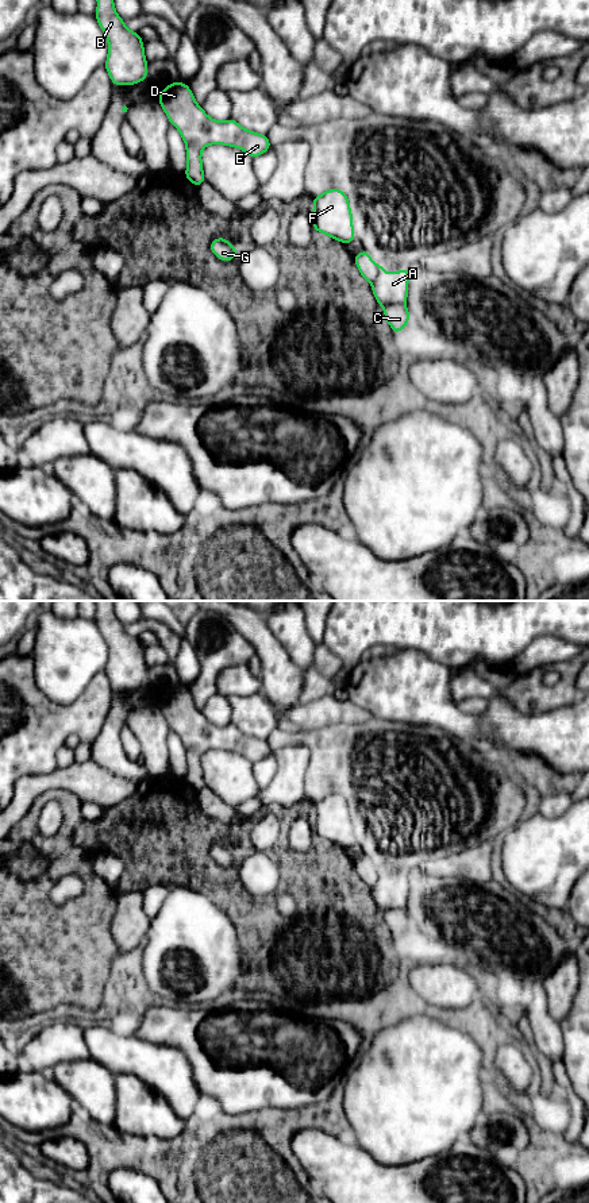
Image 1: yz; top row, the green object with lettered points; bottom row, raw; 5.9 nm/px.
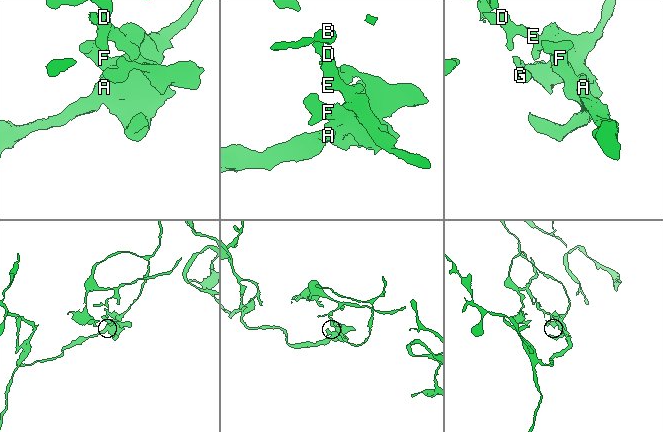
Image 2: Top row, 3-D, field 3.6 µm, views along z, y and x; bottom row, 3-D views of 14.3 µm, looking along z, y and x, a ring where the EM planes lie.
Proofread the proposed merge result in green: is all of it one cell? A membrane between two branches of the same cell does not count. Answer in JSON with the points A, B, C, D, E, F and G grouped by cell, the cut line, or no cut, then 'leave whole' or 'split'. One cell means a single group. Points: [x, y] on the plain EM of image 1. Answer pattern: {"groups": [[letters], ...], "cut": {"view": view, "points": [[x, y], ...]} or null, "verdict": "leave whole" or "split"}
{"groups": [["A"], ["B", "C", "D", "E", "F", "G"]], "cut": {"view": "yz", "points": [[377, 874], [377, 880], [370, 887]]}, "verdict": "split"}

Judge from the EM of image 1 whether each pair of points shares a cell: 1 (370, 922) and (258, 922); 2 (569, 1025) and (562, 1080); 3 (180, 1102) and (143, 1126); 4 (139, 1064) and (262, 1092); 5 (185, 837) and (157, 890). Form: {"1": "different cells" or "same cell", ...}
{"1": "same cell", "2": "different cells", "3": "different cells", "4": "different cells", "5": "different cells"}

